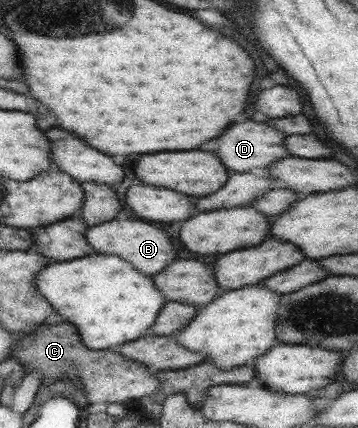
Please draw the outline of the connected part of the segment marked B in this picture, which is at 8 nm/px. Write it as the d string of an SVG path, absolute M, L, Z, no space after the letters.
M114 217L110 221L88 226L83 234L93 253L118 255L142 275L158 273L166 264L176 259L176 249L171 245L166 232L152 226L148 221L120 221Z

